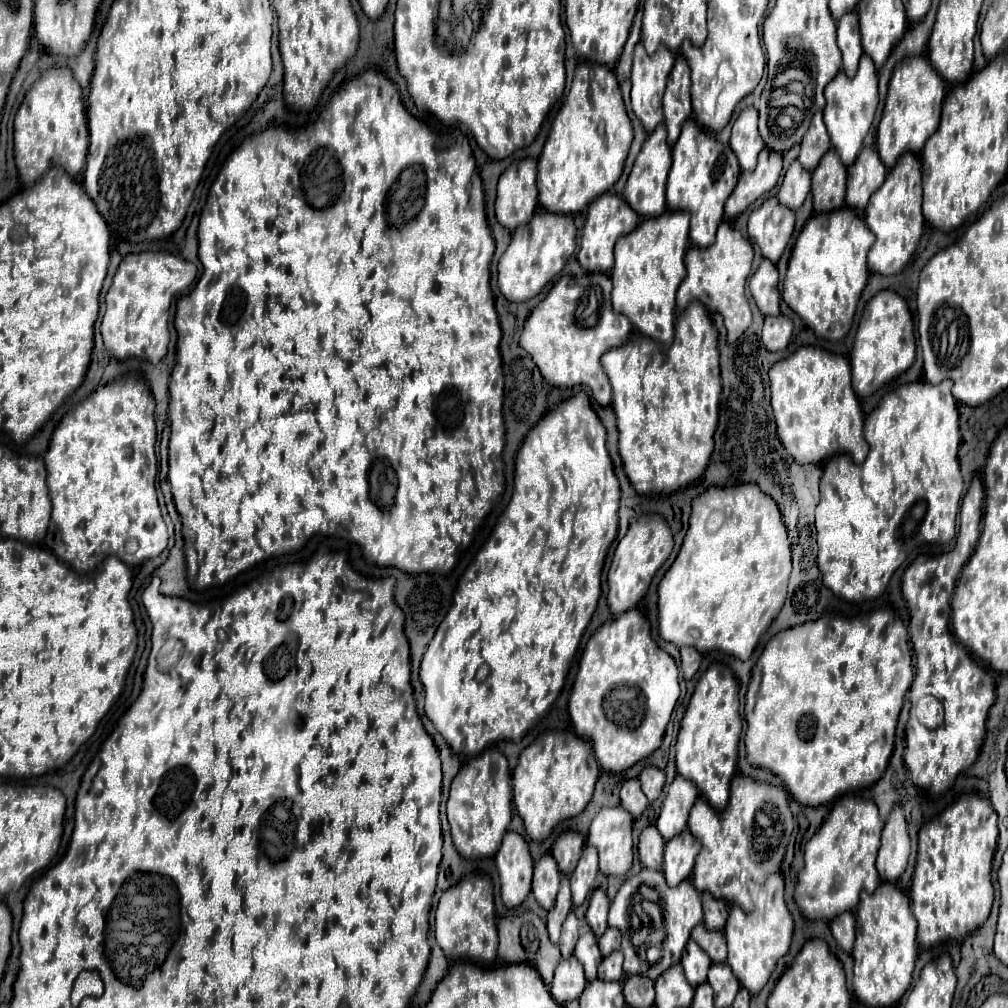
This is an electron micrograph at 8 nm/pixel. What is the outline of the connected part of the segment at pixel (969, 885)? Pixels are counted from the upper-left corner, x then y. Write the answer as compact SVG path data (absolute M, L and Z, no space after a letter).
M962 794L952 806L938 814L934 824L920 828L916 870L910 888L920 946L930 948L948 938L964 938L988 918L992 908L990 868L996 840L998 816L982 794Z

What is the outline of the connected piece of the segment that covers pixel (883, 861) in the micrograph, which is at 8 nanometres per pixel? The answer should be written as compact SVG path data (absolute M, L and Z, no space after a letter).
M896 804L882 830L882 846L876 860L882 882L896 882L904 872L910 856L908 822L904 818L902 804Z

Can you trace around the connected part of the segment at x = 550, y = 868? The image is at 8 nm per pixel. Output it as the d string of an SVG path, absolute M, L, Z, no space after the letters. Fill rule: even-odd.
M548 852L534 862L532 892L542 908L548 910L552 906L558 894L558 884L560 884L560 872L558 872L554 856Z

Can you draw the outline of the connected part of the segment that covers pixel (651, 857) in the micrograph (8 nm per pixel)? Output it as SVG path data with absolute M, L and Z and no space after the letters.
M646 826L638 840L638 856L642 866L650 870L662 870L662 850L664 838L656 830L656 826Z

